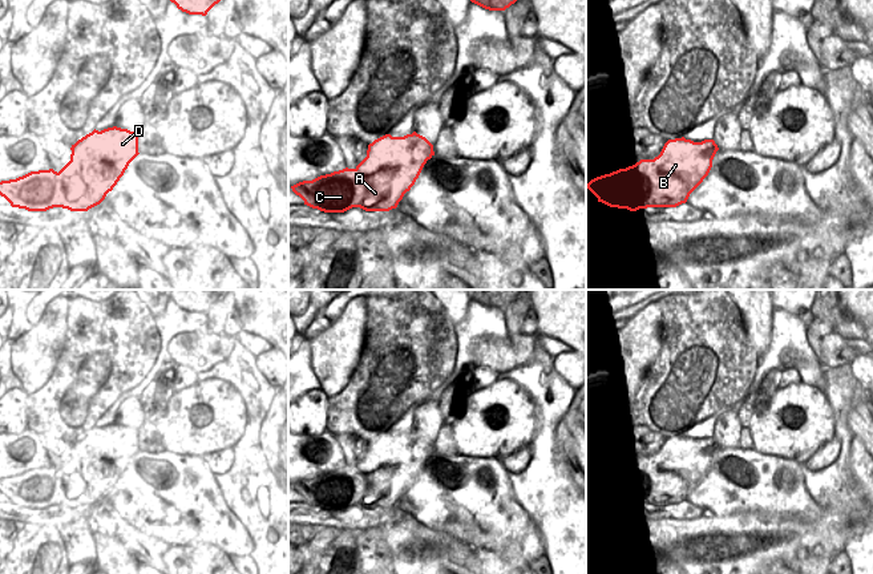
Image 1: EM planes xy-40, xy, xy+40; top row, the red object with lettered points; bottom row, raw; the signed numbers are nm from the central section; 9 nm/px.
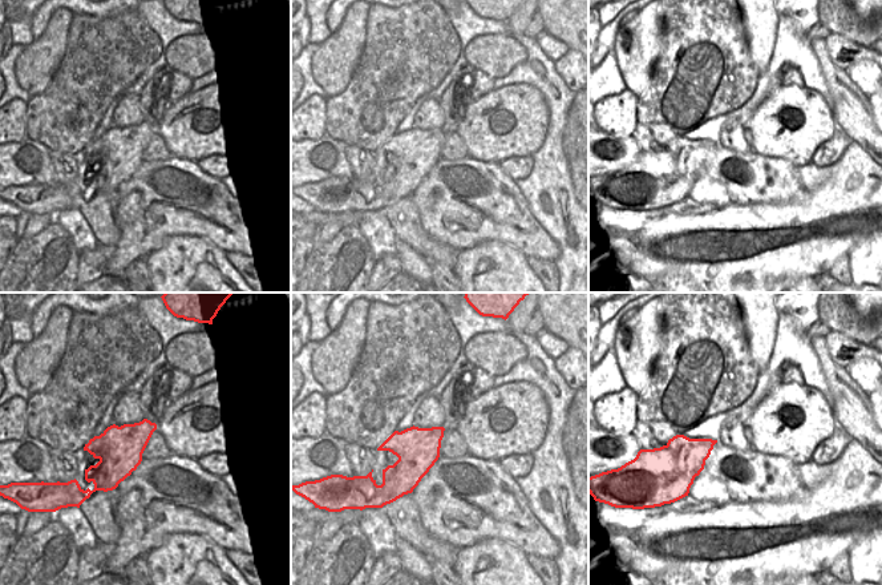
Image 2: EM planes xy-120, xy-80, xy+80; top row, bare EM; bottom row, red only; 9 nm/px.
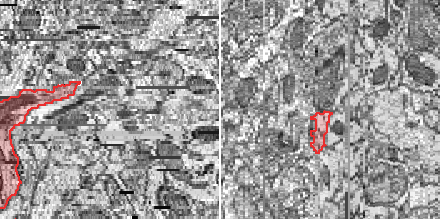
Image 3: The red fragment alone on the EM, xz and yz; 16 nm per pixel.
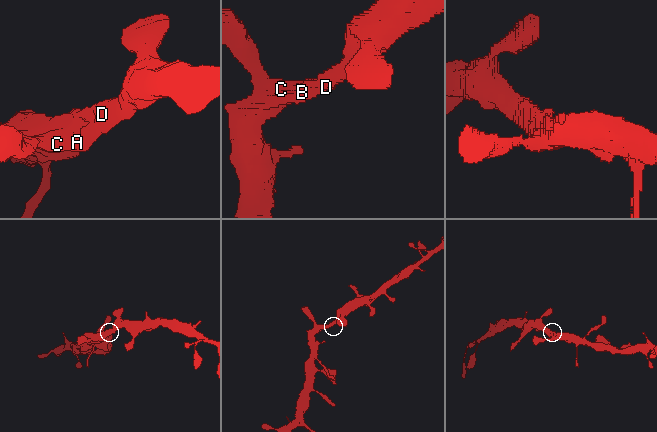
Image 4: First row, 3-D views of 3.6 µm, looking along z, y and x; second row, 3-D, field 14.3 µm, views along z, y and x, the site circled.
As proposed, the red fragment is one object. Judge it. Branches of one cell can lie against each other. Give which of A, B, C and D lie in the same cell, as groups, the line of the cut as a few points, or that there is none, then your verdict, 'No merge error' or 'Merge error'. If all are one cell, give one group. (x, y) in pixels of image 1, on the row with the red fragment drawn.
Groups: A B C D. No split. No merge error.

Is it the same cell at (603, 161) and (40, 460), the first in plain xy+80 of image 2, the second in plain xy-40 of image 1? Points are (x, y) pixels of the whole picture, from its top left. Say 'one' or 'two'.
one

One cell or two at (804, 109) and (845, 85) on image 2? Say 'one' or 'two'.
two

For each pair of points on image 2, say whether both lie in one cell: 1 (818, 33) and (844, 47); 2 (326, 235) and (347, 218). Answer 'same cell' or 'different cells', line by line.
1: different cells
2: different cells

